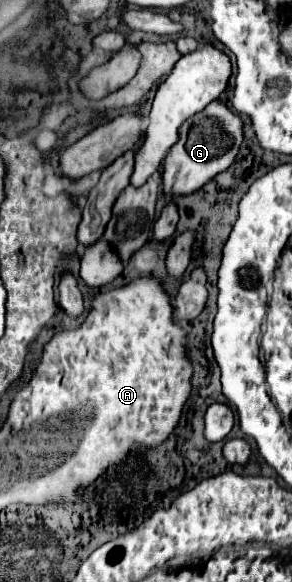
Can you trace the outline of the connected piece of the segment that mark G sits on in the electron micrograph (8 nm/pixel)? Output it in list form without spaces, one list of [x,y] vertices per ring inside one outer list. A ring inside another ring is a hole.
[[[213,101],[205,111],[193,115],[179,131],[179,141],[167,153],[163,161],[163,177],[161,177],[161,191],[167,197],[191,195],[193,191],[201,189],[207,181],[211,181],[217,173],[225,171],[243,141],[241,119],[227,109],[223,103]]]

